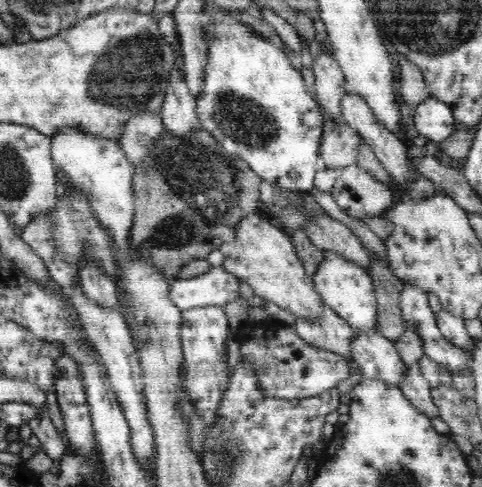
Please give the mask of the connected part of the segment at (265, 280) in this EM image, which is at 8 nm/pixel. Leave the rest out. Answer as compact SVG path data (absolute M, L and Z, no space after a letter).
M250 213L235 228L235 238L224 246L223 262L236 278L247 282L256 295L280 308L292 311L296 318L316 318L326 308L321 296L312 285L312 275L306 274L302 261L297 257L290 235L272 226L268 219Z

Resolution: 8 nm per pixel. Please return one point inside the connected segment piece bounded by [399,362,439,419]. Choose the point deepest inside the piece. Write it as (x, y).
(416, 388)

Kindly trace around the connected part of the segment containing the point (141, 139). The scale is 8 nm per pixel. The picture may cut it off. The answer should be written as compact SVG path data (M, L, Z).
M150 112L134 115L125 122L119 145L132 165L140 166L138 162L149 158L151 148L164 128L161 115Z

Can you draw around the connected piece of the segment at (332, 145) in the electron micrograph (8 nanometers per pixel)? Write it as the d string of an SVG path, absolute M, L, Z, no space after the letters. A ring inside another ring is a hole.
M341 123L332 131L324 132L319 154L327 168L348 167L356 163L361 143L359 132Z

